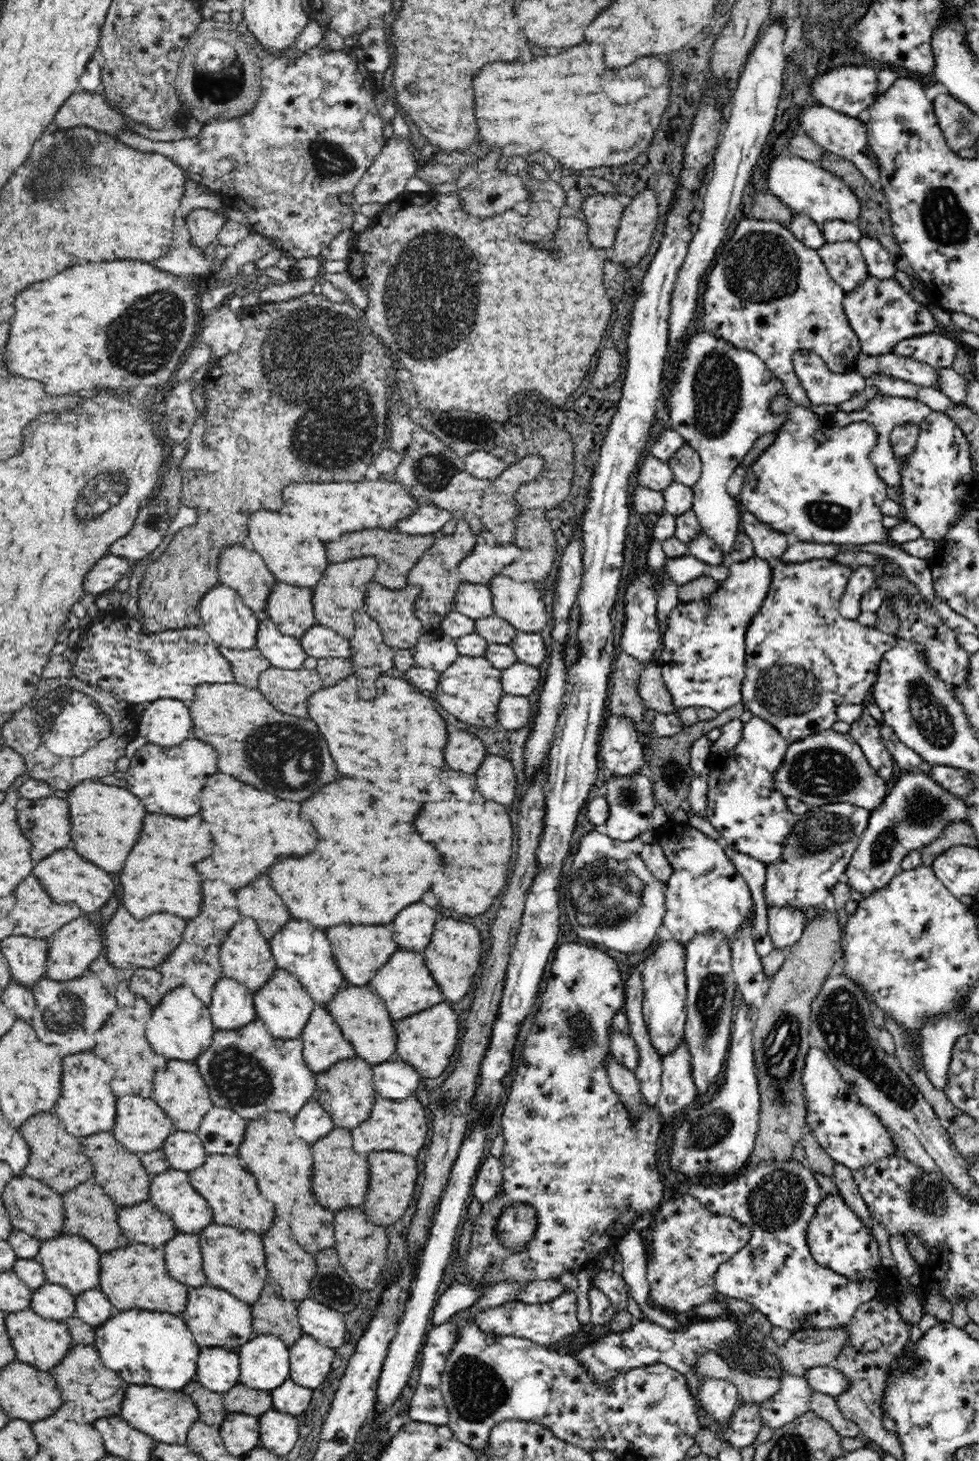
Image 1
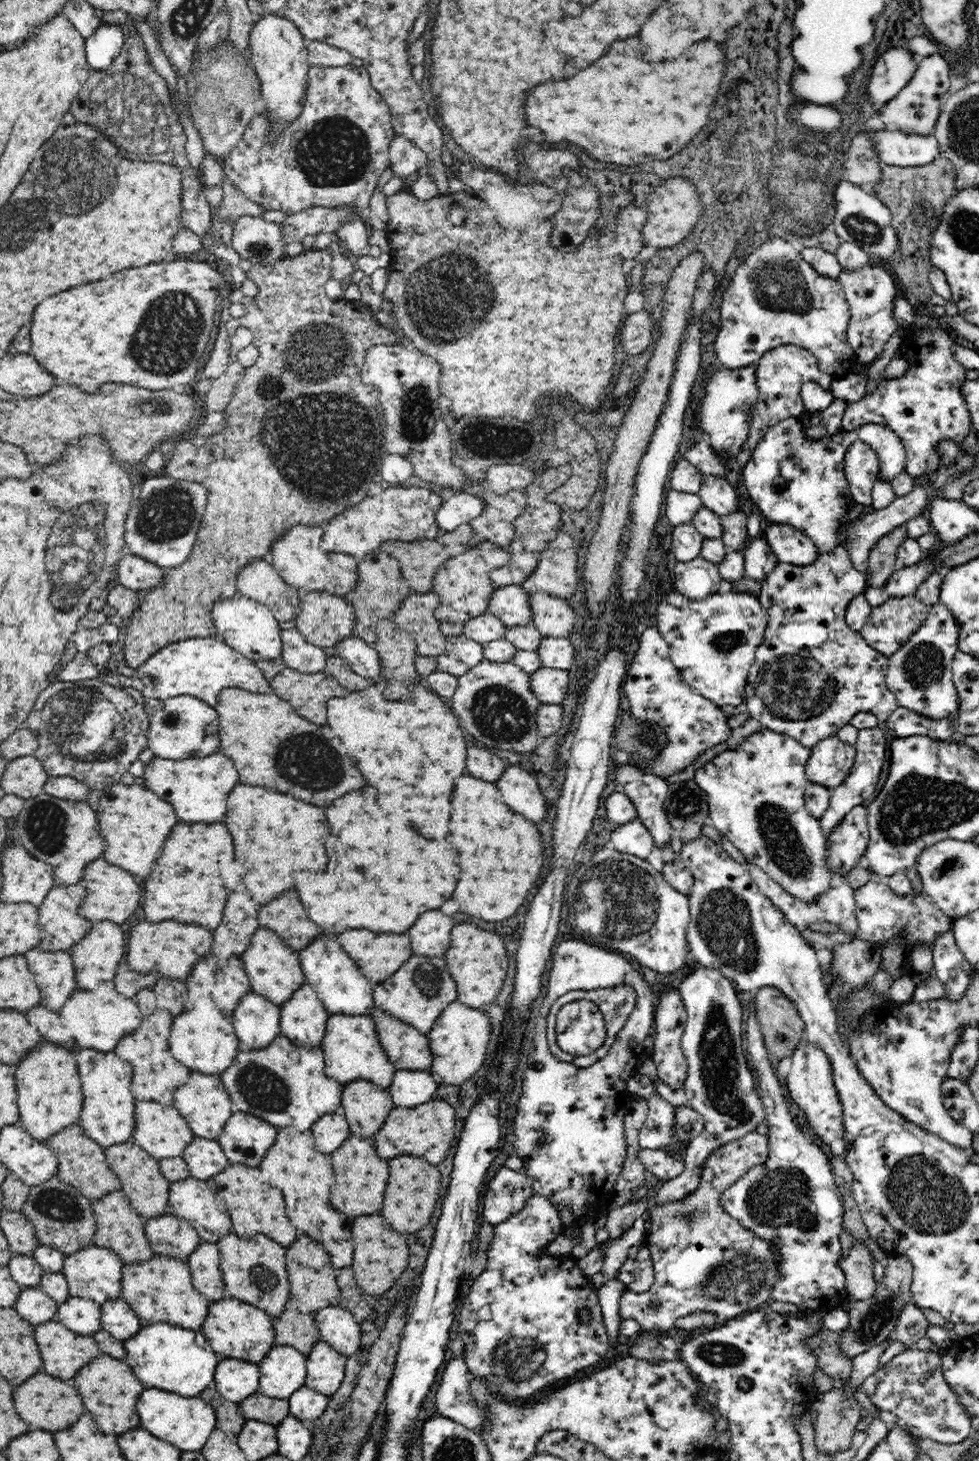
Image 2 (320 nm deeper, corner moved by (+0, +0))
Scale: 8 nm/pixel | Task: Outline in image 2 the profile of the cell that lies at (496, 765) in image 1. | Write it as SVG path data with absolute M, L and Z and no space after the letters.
M508 765L496 782L504 802L528 820L540 822L546 816L546 798L538 787L534 775L519 766Z

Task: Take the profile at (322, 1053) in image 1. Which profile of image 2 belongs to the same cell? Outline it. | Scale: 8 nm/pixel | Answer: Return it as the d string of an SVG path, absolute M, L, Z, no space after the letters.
M332 1014L327 1019L326 1033L320 1043L325 1058L326 1076L337 1080L341 1085L352 1079L366 1079L382 1089L390 1086L391 1075L396 1068L391 1065L387 1054L383 1053L370 1016L349 1016Z

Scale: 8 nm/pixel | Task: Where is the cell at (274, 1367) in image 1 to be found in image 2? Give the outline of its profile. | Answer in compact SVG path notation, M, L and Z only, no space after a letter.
M275 1345L259 1360L260 1393L288 1399L306 1382L306 1356L291 1346Z

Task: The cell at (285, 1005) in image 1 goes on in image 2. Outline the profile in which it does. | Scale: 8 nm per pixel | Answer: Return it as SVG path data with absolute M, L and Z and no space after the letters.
M304 982L279 1010L279 1029L295 1045L318 1047L326 1033L330 1014L315 991Z

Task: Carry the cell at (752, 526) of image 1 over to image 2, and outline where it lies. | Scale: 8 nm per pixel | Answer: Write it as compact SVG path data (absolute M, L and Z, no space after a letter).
M773 524L766 528L764 537L782 563L806 566L820 554L811 538L799 533L792 526Z

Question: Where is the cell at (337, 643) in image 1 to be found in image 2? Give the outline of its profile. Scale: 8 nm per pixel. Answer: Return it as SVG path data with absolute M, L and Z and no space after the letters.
M348 636L342 641L335 647L337 655L342 657L356 674L373 679L374 683L383 683L378 652L358 636Z

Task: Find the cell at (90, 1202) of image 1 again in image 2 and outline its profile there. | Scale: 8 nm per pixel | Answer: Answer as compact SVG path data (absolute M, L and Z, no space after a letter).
M122 1190L108 1191L102 1198L92 1201L91 1208L95 1216L94 1245L110 1249L120 1257L123 1264L142 1262L156 1255L143 1232L146 1218L132 1208Z

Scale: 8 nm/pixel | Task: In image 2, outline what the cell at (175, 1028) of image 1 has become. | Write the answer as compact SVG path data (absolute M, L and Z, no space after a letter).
M198 997L190 1002L187 1009L174 1018L171 1032L170 1052L175 1061L202 1074L222 1074L234 1062L239 1050L239 1040L235 1036L230 1018L226 1017L209 997Z

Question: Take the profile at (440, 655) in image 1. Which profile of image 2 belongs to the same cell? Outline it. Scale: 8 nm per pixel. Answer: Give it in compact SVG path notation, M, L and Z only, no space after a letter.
M462 634L446 638L446 648L437 659L437 671L462 676L484 658L482 645Z

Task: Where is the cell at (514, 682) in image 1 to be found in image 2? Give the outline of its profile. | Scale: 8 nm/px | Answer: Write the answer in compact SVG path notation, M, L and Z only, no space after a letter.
M541 667L530 673L530 690L542 705L558 704L571 692L568 671Z

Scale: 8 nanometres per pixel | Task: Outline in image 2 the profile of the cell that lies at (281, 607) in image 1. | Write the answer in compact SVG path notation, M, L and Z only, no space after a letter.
M302 592L299 612L294 619L295 628L306 637L306 641L322 649L336 647L348 636L356 637L356 633L351 628L354 626L354 612L350 604L346 604L346 601L328 592Z

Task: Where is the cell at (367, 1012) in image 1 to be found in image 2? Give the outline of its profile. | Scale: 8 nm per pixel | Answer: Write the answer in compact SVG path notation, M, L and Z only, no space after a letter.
M378 1007L371 1011L370 1018L383 1053L396 1070L430 1072L432 1057L426 1035Z

